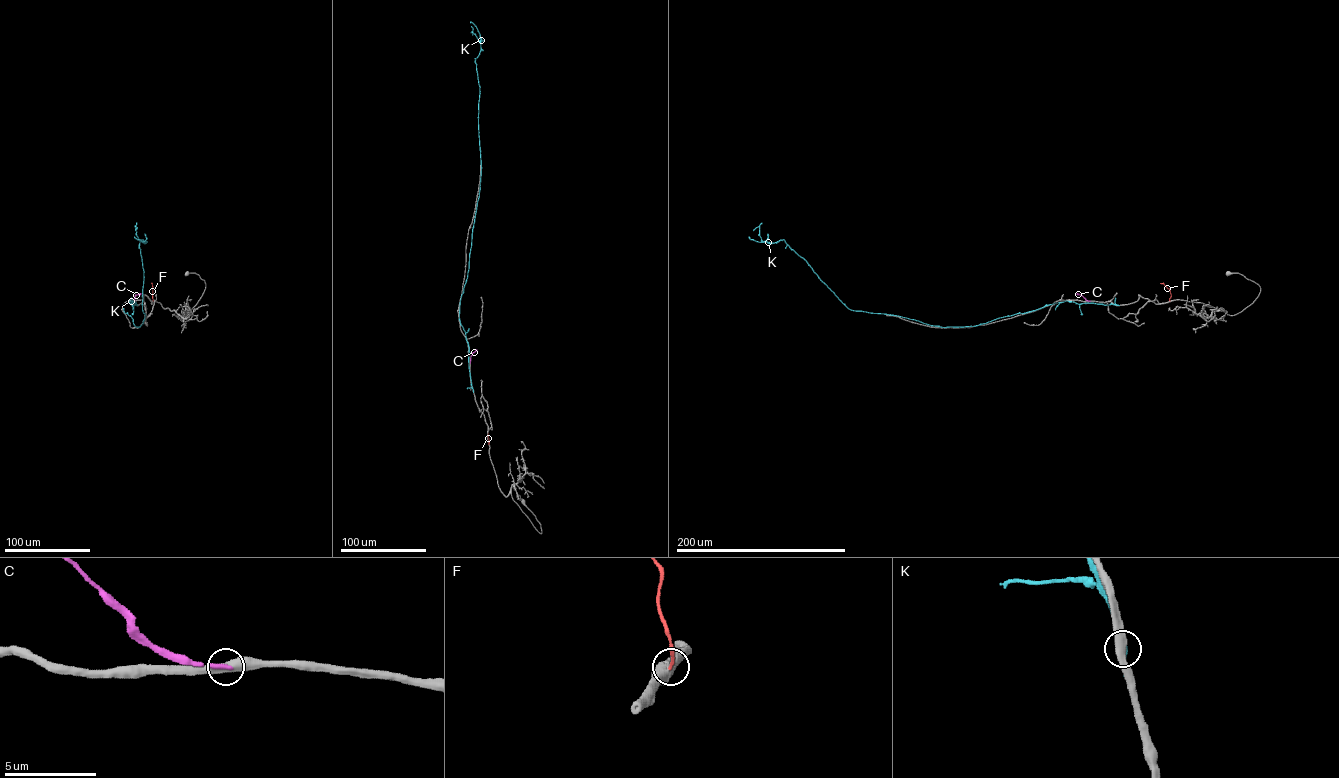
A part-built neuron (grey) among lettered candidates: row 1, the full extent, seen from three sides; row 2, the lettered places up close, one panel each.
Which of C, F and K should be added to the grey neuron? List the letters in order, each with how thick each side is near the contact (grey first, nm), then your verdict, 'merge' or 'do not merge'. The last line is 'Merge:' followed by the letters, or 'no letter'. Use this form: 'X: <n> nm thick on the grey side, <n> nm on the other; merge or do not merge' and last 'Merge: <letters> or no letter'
C: 460 nm thick on the grey side, 260 nm on the other; do not merge
F: 500 nm thick on the grey side, 150 nm on the other; merge
K: 420 nm thick on the grey side, 340 nm on the other; do not merge
Merge: F

